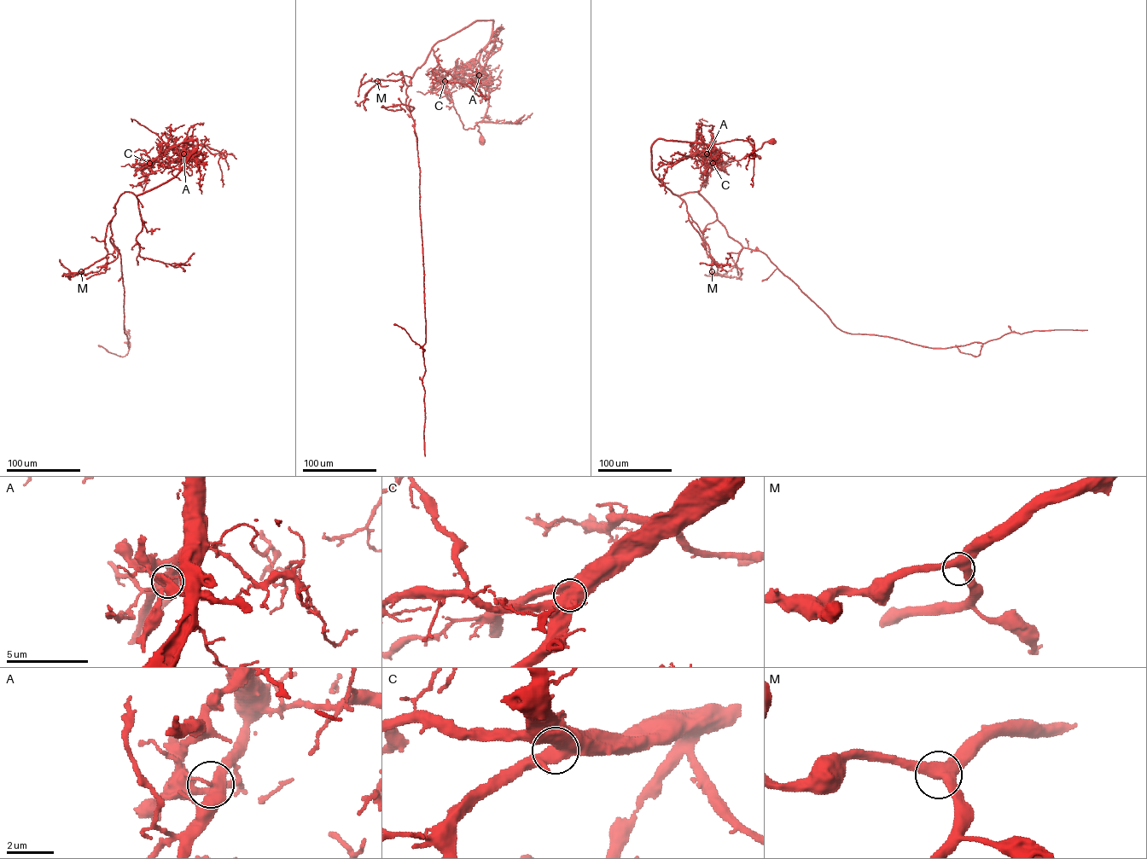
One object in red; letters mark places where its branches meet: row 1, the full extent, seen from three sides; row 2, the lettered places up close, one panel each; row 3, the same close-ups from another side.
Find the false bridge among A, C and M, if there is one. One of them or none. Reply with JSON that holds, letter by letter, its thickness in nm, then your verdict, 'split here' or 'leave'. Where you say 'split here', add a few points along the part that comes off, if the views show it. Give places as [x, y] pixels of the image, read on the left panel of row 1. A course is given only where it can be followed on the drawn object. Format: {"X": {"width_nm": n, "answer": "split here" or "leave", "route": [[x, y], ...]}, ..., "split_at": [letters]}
{"A": {"width_nm": 360, "answer": "split here"}, "C": {"width_nm": 480, "answer": "leave"}, "M": {"width_nm": 440, "answer": "leave"}, "split_at": ["A"]}

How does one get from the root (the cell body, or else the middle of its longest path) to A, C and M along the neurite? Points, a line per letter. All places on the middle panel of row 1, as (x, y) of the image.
A: (482, 141), (476, 124), (485, 116), (488, 89), (485, 74), (480, 72), (480, 75)
C: (482, 141), (476, 124), (485, 116), (488, 89), (480, 63), (472, 59), (457, 74), (445, 81)
M: (482, 141), (476, 124), (488, 89), (479, 58), (492, 20), (439, 41), (410, 85), (401, 72), (377, 81)

